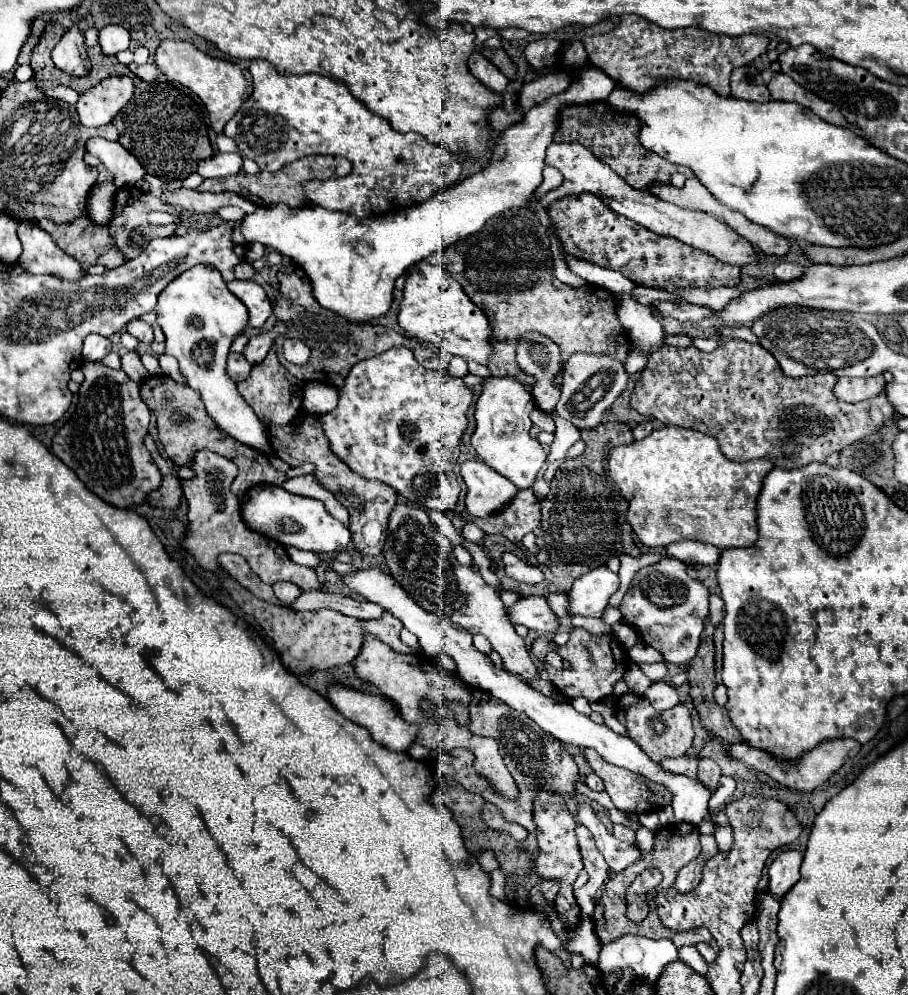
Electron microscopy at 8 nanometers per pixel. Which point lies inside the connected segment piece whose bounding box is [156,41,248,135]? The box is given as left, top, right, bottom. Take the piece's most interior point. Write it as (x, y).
(221, 85)

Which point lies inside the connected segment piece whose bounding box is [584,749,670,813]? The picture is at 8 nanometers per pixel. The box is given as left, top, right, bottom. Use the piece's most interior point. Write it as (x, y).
(629, 792)

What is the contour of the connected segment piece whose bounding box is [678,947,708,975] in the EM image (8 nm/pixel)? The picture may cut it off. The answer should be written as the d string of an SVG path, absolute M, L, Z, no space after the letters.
M682 947L682 949L678 951L678 959L684 961L688 967L692 967L696 973L706 975L708 965L706 965L706 961L698 955L698 951L696 951L694 947Z

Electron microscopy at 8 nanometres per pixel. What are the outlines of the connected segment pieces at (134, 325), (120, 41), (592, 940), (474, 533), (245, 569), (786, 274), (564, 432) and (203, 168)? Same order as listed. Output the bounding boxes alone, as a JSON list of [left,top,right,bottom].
[[126,319,154,343],[100,27,130,55],[568,915,602,965],[462,523,484,543],[218,553,280,605],[774,261,804,281],[548,415,580,463],[198,153,242,179]]

